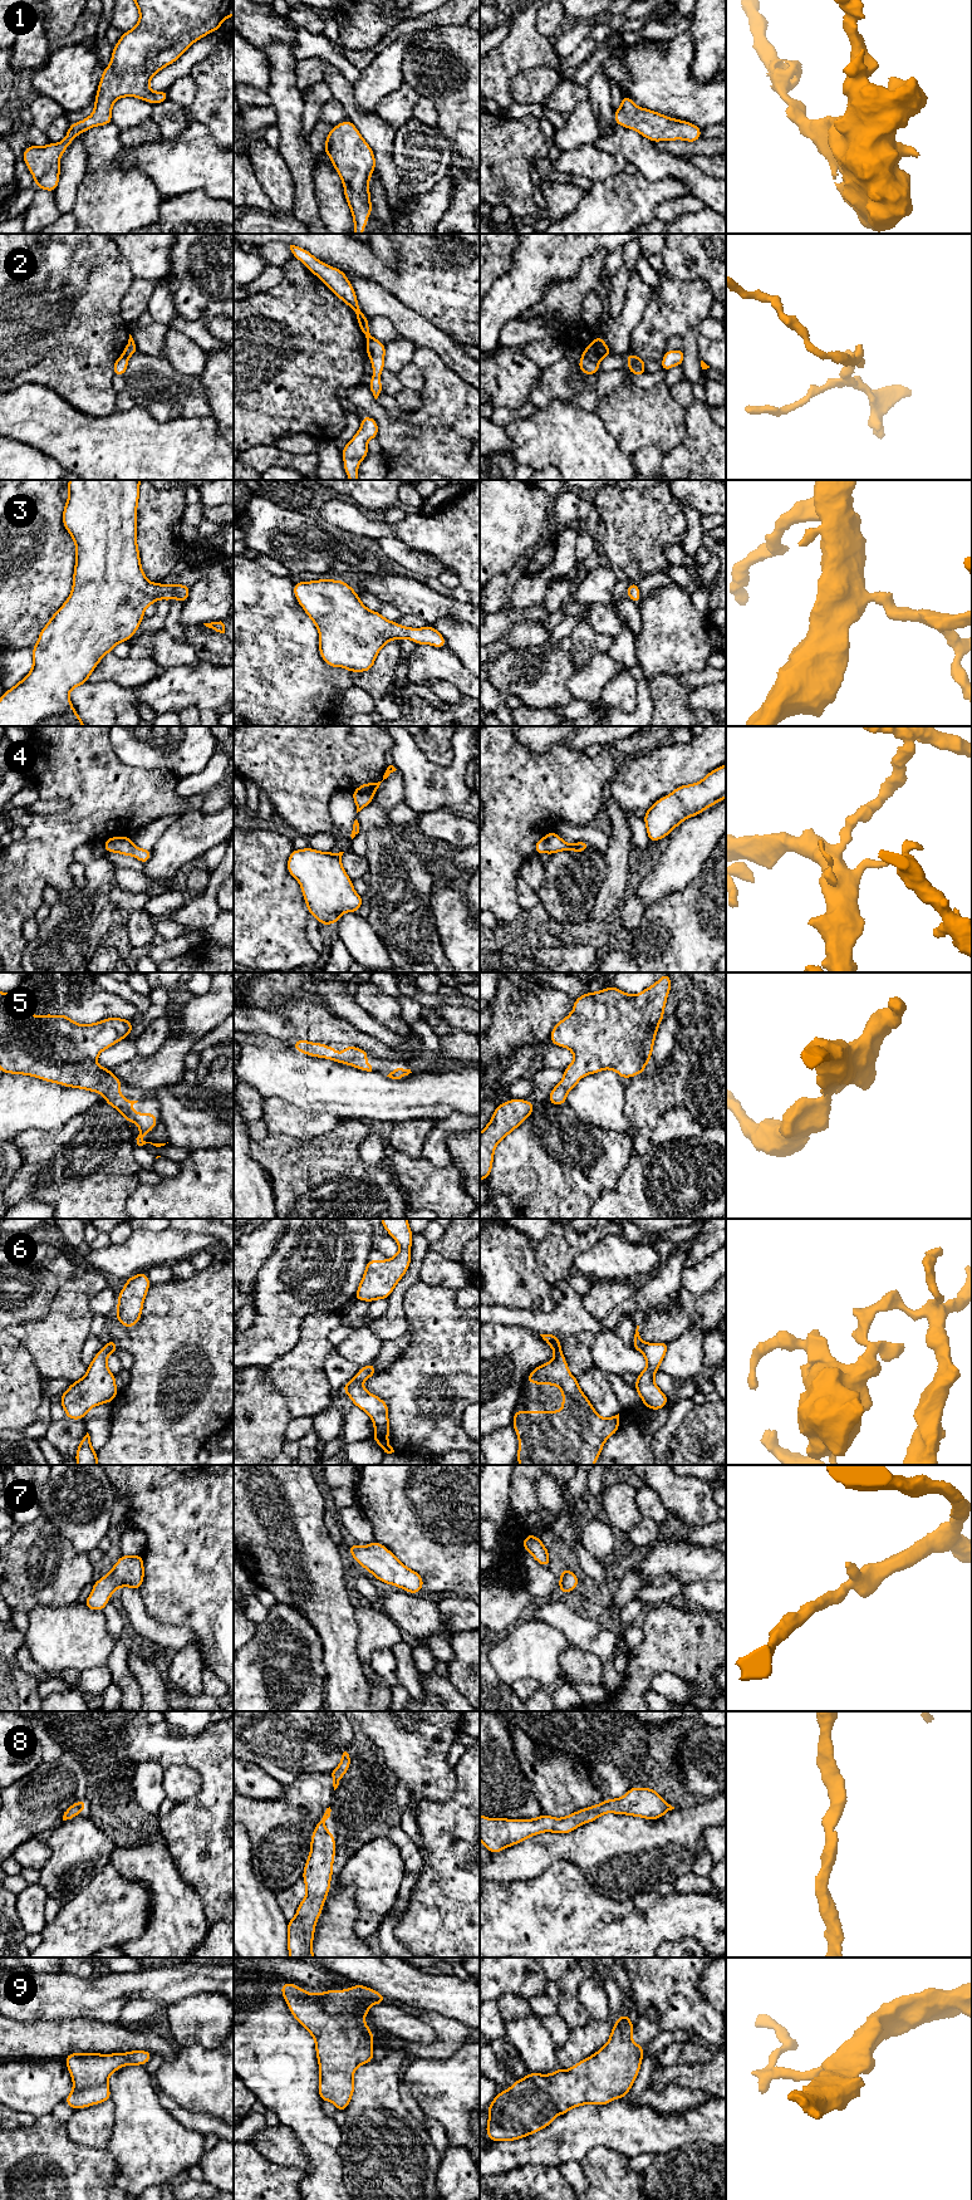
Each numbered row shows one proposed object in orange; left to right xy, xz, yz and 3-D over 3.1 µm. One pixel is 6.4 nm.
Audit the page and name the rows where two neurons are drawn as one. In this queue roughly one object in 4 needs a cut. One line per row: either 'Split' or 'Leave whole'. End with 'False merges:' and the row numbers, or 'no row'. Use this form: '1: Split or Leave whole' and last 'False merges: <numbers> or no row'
1: Leave whole
2: Split
3: Leave whole
4: Leave whole
5: Leave whole
6: Split
7: Leave whole
8: Leave whole
9: Leave whole
False merges: 2, 6

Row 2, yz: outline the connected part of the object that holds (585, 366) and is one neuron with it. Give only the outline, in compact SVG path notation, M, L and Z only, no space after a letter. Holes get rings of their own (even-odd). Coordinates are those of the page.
M581 356L581 358L579 361L579 369L583 373L593 376L599 372L599 364L594 361L590 361L585 356Z

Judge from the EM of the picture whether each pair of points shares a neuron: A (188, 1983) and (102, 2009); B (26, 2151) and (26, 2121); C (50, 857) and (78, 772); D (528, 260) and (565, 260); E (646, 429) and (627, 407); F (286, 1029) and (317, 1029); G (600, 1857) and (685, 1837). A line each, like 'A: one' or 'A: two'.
A: one
B: two
C: one
D: one
E: one
F: two
G: one

